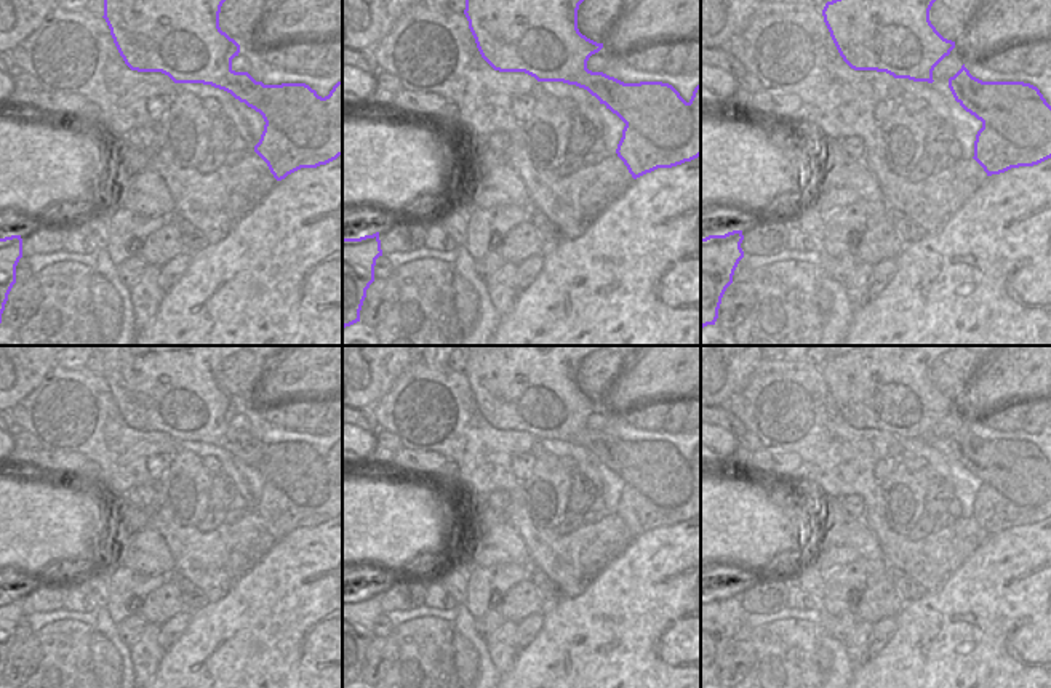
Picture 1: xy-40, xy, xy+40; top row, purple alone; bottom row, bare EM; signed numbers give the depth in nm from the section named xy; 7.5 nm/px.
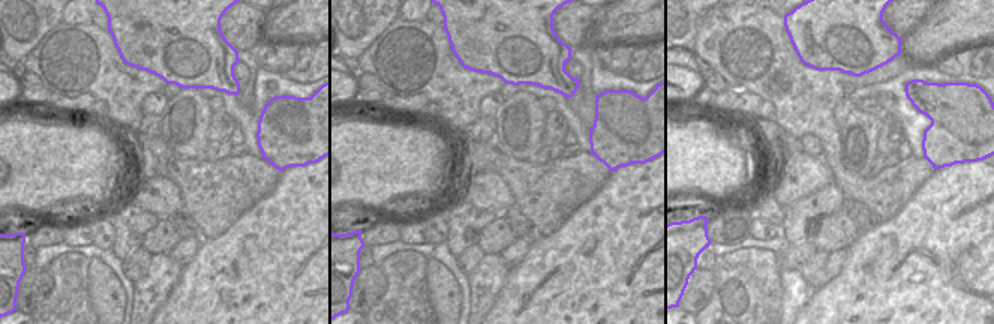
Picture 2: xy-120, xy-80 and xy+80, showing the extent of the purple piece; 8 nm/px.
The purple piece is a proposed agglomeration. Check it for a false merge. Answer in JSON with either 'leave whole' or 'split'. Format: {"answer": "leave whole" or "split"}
{"answer": "split"}

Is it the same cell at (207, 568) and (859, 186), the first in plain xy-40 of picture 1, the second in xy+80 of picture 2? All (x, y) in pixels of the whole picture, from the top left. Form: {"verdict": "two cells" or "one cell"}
{"verdict": "one cell"}

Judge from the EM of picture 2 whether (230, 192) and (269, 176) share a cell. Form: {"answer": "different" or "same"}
{"answer": "same"}

